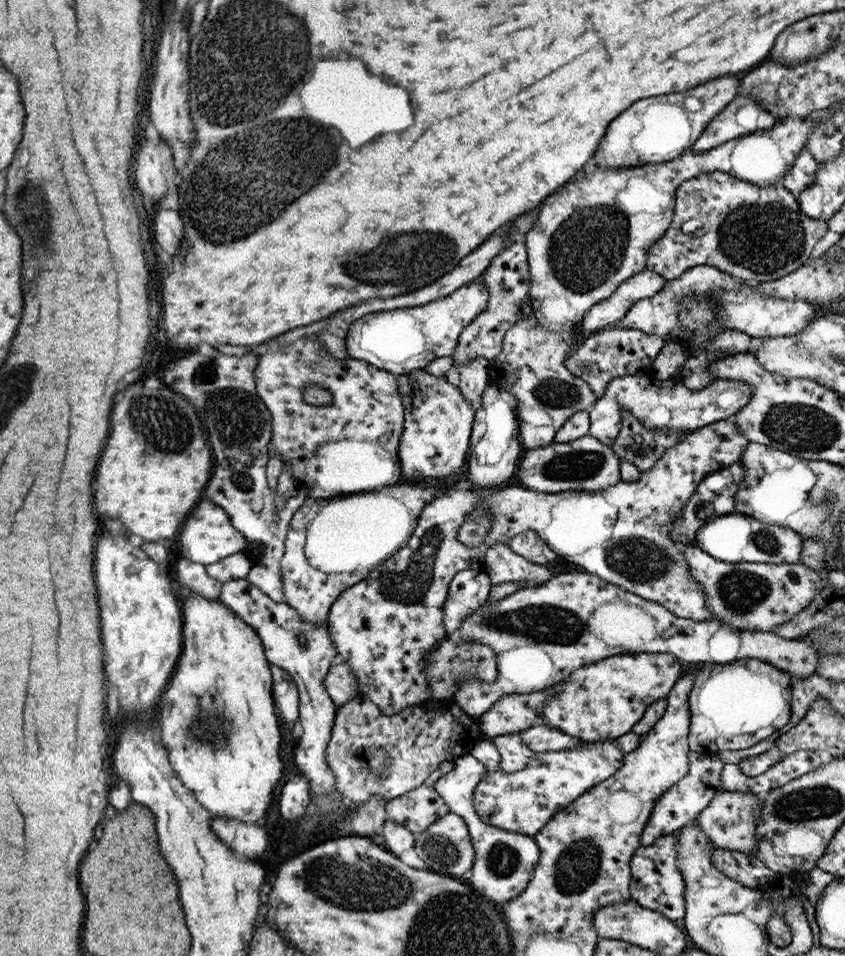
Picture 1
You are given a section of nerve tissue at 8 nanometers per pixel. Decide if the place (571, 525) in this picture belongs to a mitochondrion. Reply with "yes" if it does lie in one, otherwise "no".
no

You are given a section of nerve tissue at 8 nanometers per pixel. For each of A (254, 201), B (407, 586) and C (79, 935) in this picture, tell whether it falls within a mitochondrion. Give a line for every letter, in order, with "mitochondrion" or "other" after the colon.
A: mitochondrion
B: mitochondrion
C: other

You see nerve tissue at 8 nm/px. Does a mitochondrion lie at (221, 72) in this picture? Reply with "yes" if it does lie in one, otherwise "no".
yes

